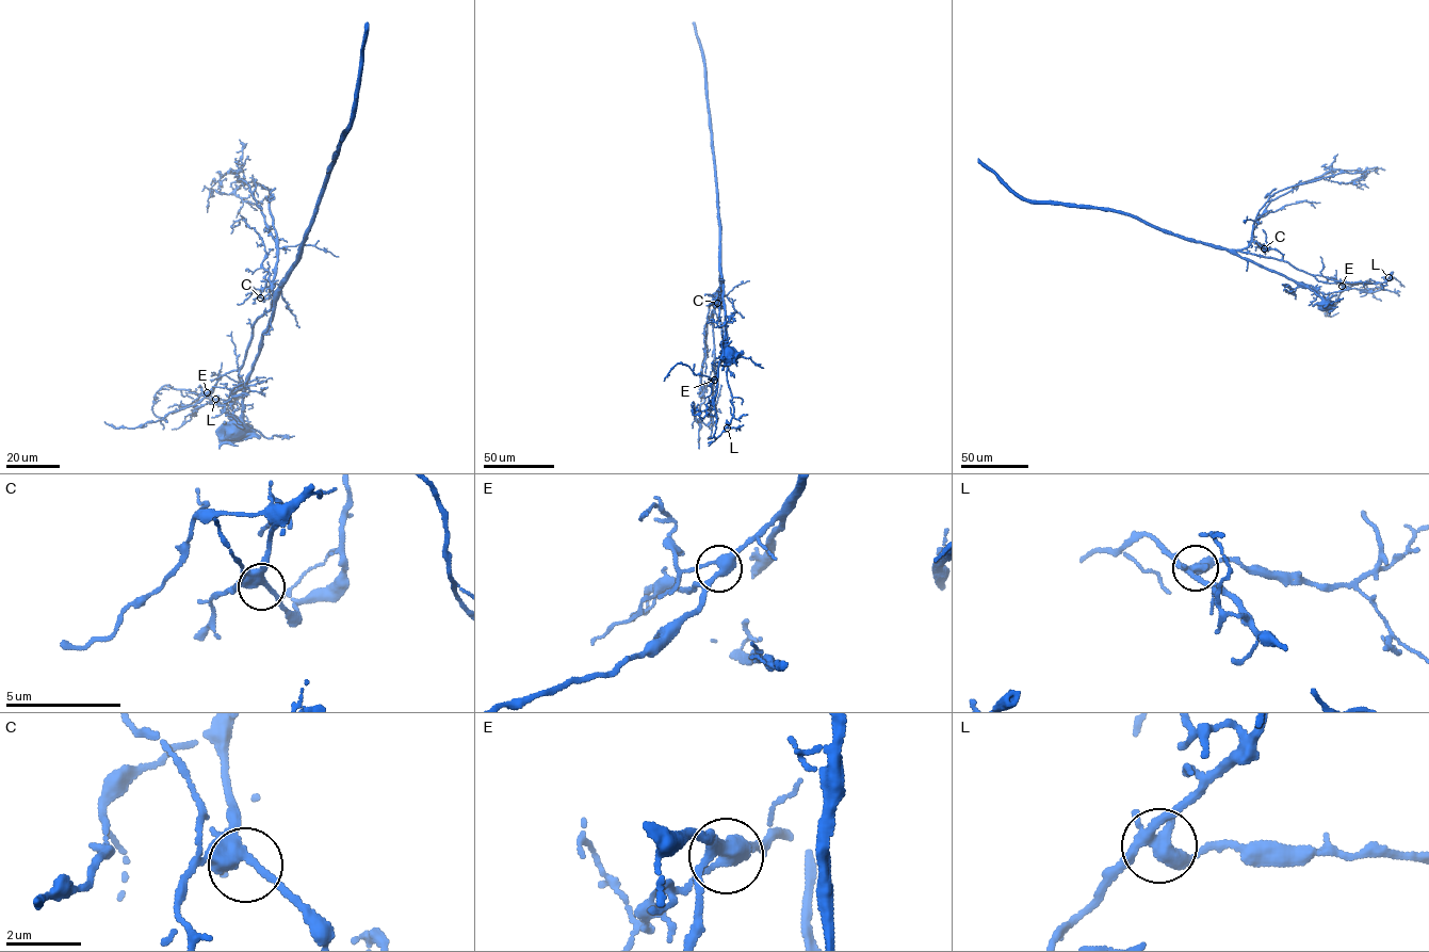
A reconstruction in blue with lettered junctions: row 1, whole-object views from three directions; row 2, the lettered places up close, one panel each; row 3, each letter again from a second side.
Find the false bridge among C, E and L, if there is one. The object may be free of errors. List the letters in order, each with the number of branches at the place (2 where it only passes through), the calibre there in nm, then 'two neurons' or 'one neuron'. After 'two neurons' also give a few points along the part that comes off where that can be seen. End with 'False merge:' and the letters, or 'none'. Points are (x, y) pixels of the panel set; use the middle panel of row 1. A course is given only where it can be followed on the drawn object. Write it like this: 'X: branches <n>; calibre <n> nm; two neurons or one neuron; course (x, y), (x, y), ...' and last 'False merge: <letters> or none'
C: branches 3; calibre 340 nm; one neuron
E: branches 3; calibre 360 nm; one neuron
L: branches 3; calibre 340 nm; one neuron
False merge: none

